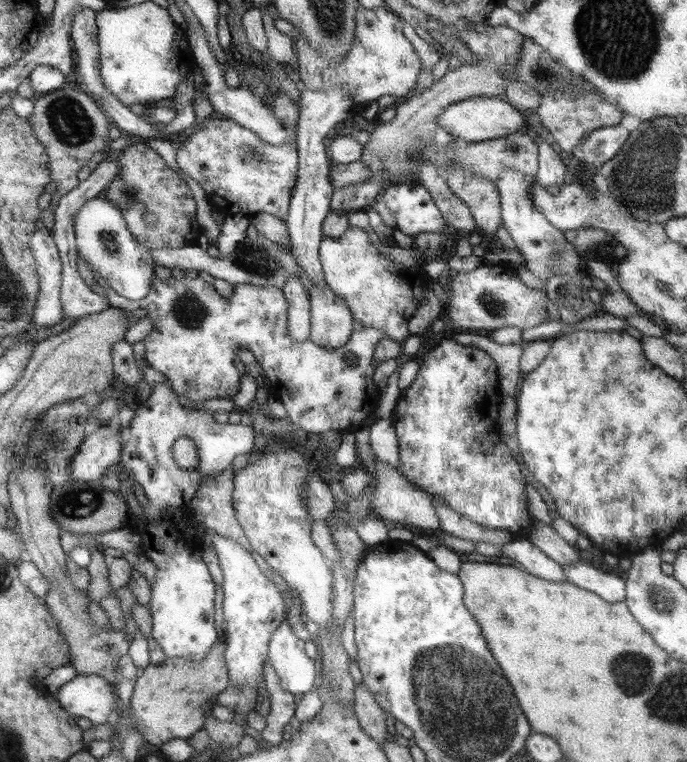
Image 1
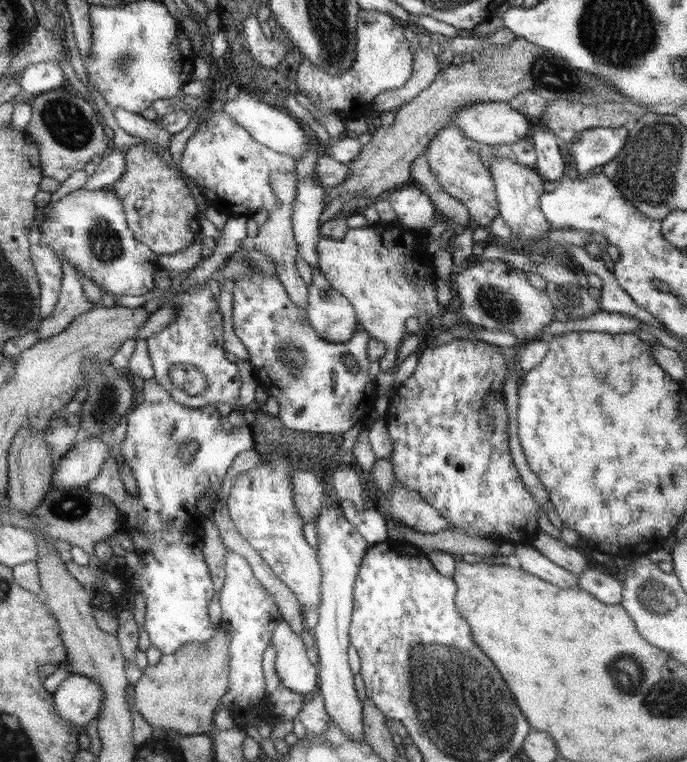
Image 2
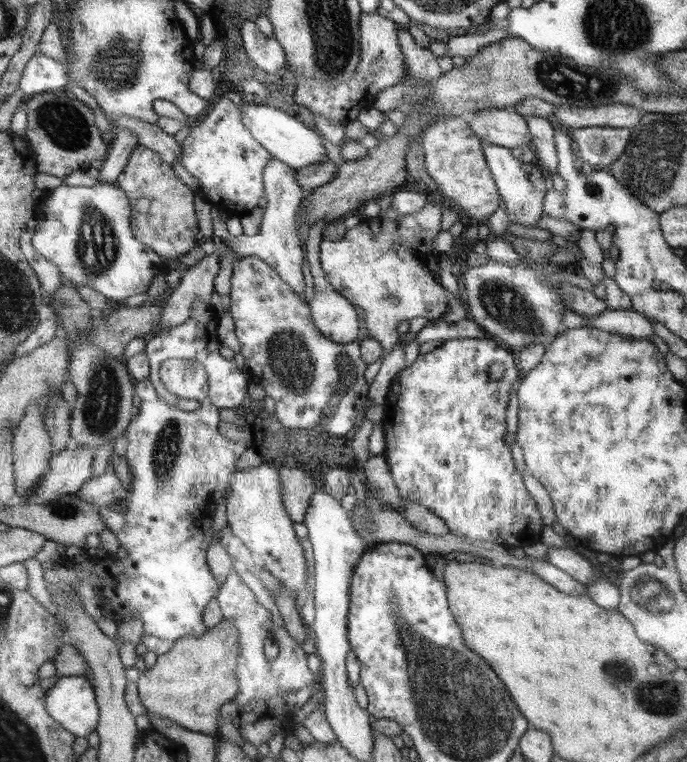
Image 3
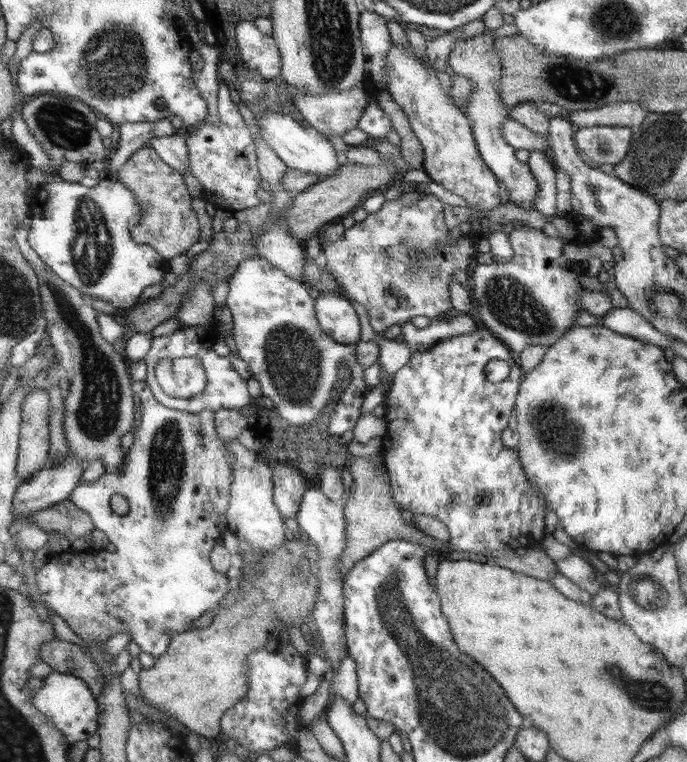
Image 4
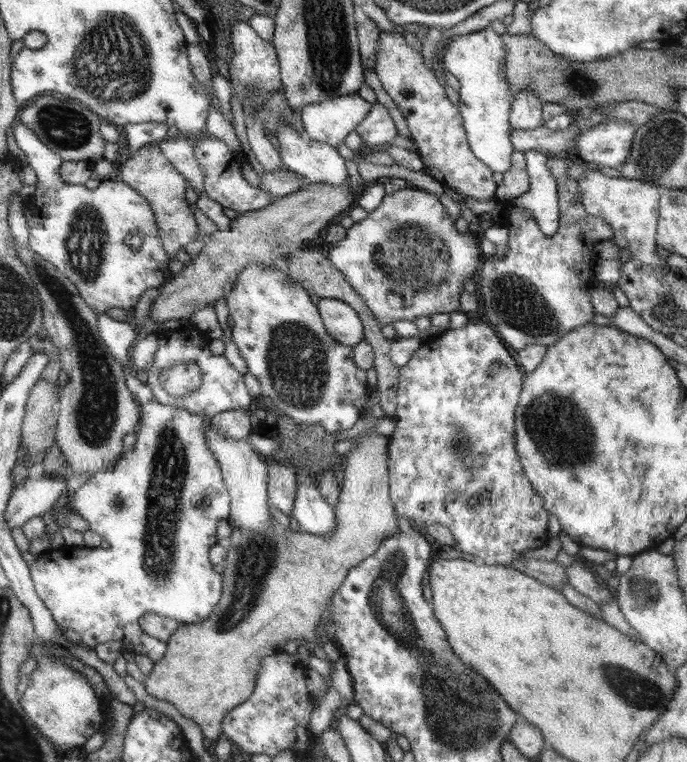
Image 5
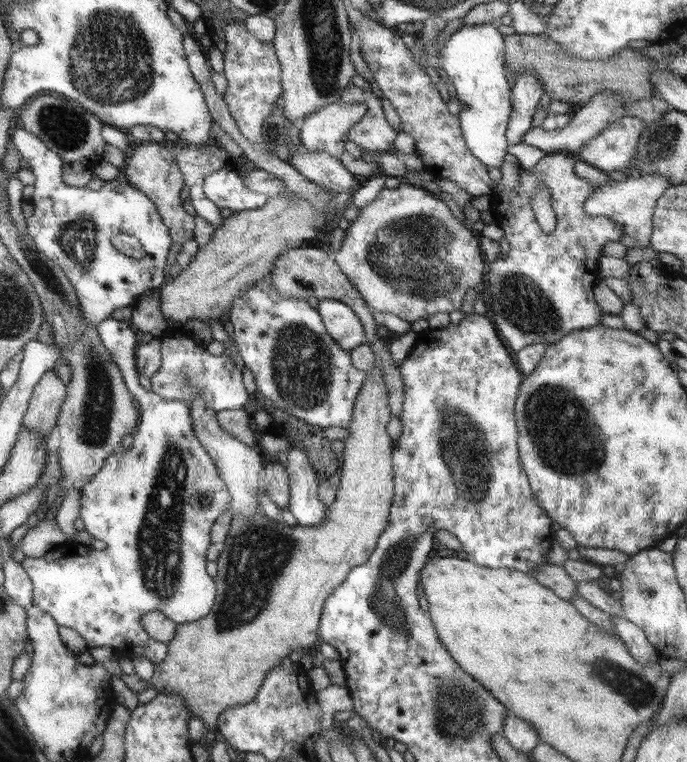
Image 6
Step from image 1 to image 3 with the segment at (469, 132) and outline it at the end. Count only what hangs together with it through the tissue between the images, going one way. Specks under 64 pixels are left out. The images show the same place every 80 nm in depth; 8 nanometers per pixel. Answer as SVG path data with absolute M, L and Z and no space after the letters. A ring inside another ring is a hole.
M486 108L475 111L468 122L482 142L488 141L511 149L532 145L528 121L513 108Z

